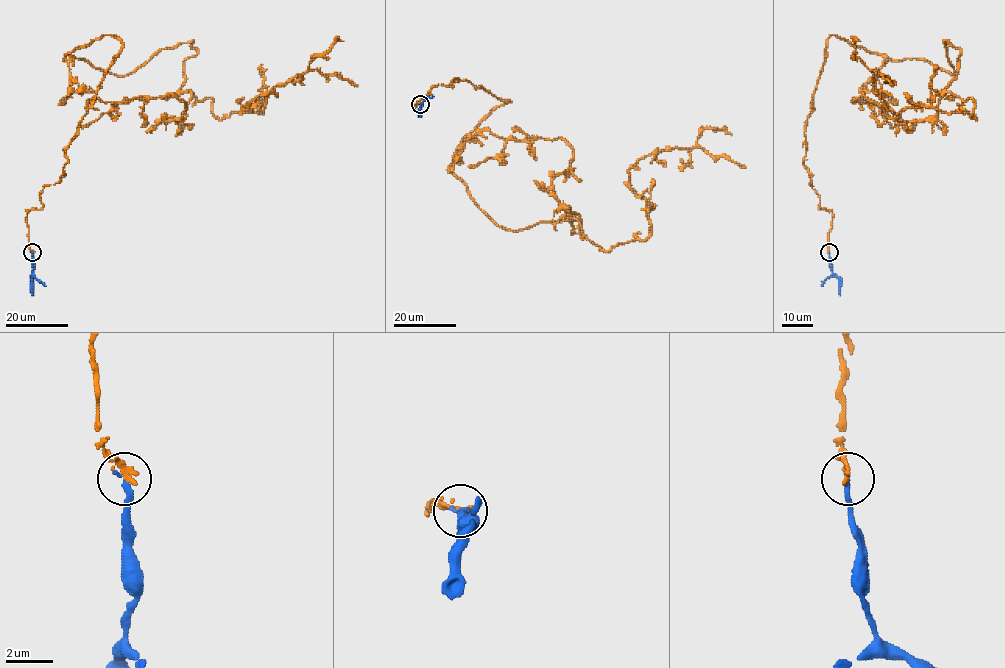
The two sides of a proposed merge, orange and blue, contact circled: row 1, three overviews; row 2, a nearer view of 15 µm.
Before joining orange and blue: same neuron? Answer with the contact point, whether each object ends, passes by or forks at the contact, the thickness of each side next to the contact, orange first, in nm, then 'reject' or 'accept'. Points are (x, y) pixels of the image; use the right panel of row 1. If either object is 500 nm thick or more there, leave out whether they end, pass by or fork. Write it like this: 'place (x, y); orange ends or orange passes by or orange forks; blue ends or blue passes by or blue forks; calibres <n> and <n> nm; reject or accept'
place (829, 252); orange ends; blue ends; calibres 240 and 220 nm; reject

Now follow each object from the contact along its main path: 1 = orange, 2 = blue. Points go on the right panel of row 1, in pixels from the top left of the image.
1: (828, 252), (803, 162), (832, 35), (955, 76), (945, 41), (976, 119), (892, 86)
2: (828, 252), (831, 271), (839, 281), (840, 295)

